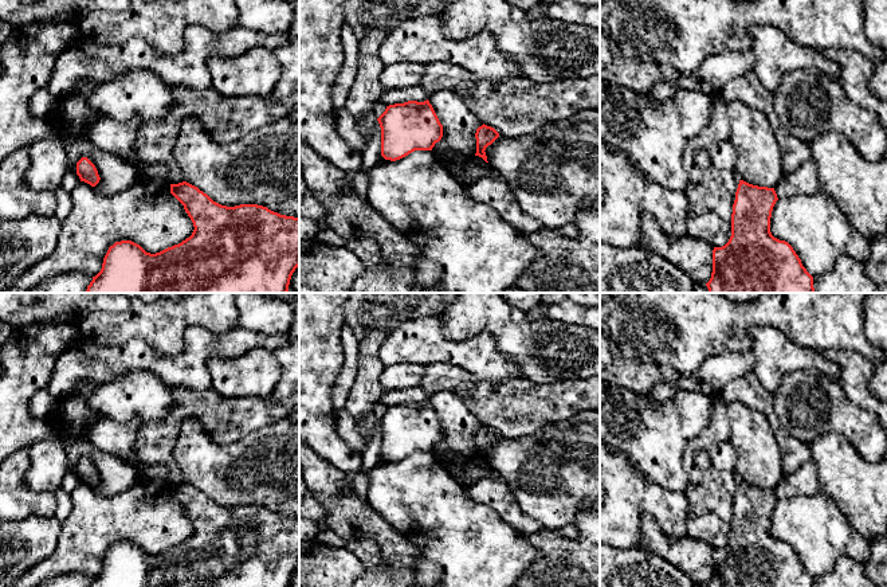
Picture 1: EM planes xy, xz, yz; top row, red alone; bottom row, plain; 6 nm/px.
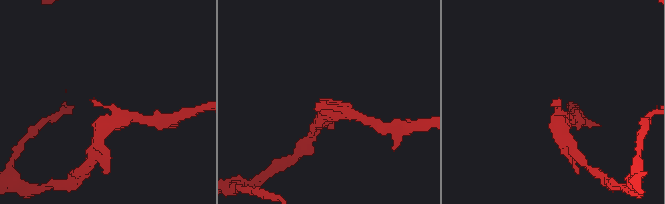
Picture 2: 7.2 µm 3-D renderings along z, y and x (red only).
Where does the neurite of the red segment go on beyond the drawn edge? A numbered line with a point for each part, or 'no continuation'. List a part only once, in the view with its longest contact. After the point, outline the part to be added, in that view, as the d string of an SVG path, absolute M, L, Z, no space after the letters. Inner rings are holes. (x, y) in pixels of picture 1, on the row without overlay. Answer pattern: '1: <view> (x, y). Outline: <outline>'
no continuation

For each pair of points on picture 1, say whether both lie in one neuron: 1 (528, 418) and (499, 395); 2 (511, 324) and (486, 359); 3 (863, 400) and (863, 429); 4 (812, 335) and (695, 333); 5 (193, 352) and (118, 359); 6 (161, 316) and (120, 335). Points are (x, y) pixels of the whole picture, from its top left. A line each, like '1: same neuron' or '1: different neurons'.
1: same neuron
2: different neurons
3: different neurons
4: same neuron
5: same neuron
6: same neuron

